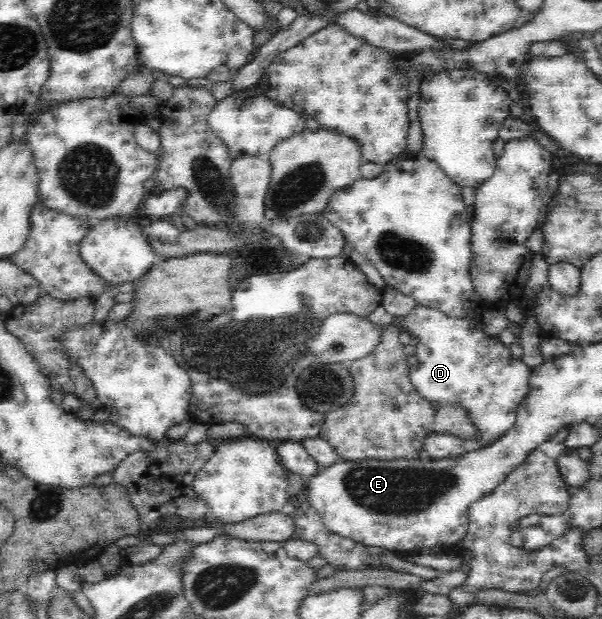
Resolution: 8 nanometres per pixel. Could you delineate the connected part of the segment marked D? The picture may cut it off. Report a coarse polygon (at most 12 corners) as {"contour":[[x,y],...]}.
{"contour":[[415,306],[410,382],[433,409],[463,408],[470,438],[431,430],[454,460],[499,441],[531,368],[478,319]]}

